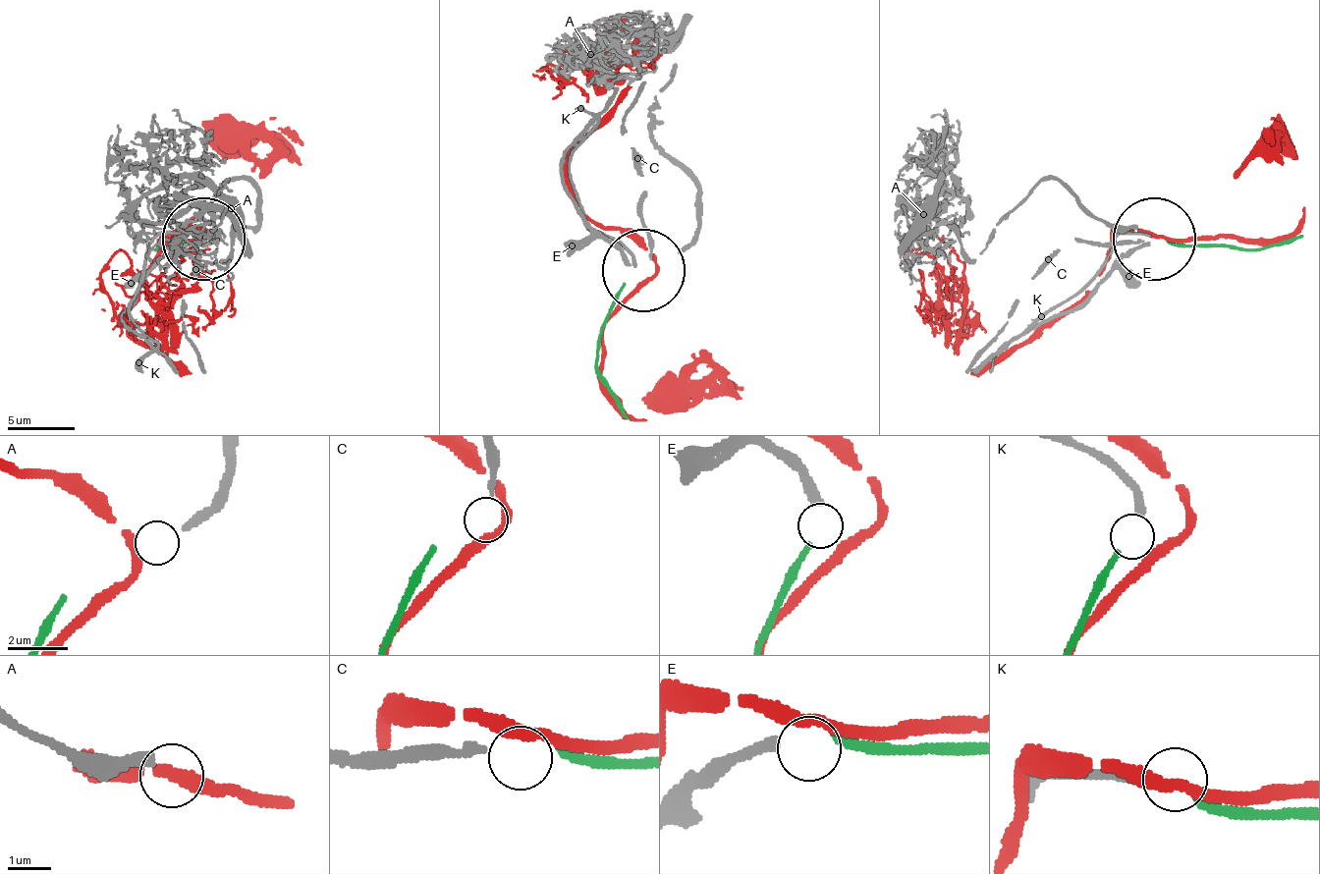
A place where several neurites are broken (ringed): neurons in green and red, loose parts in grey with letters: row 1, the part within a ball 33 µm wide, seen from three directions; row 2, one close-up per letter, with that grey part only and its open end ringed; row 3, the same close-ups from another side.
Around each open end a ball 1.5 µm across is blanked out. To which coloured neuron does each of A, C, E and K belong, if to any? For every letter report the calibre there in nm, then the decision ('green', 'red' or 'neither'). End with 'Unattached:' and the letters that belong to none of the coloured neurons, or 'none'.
A: 280 nm thick; neither
C: 200 nm thick; neither
E: 320 nm thick; neither
K: 240 nm thick; green
Unattached: A, C, E

